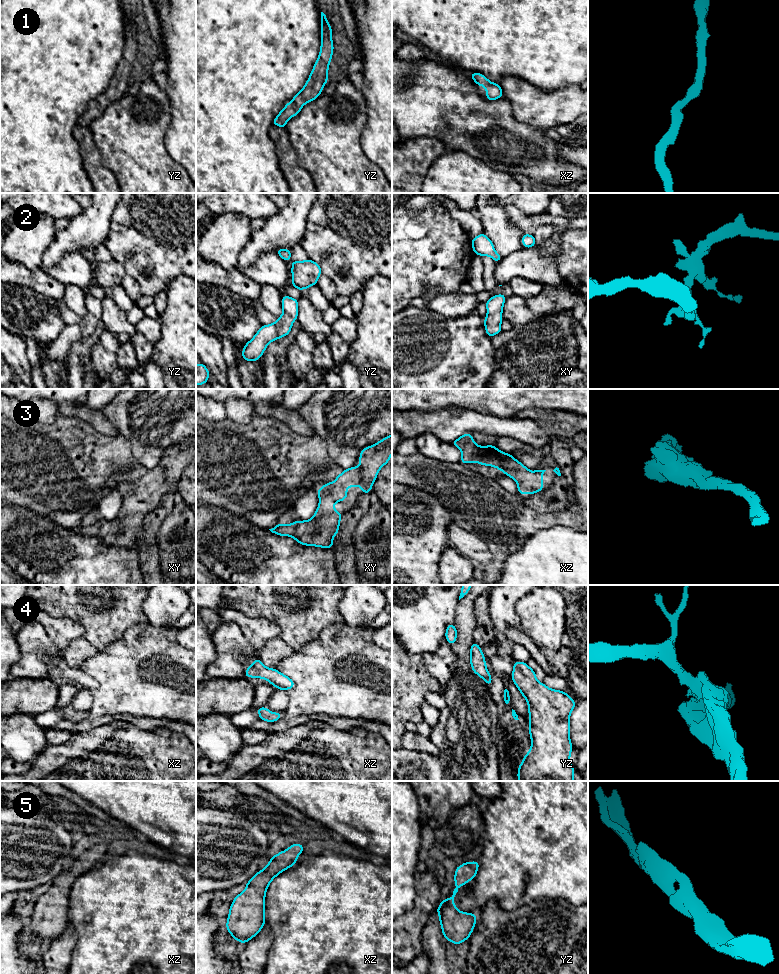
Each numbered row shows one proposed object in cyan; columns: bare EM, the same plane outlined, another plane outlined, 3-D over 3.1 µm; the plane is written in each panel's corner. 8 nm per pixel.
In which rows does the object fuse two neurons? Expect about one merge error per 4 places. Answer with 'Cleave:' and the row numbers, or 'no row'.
Cleave: no row

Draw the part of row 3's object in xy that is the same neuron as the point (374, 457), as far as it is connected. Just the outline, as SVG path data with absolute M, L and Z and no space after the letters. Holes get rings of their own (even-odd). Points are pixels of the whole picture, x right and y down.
M392 434L364 448L360 455L357 459L361 463L360 467L344 469L333 483L327 482L317 489L319 505L311 519L298 520L289 525L279 522L269 530L280 536L290 536L301 545L332 549L342 517L333 505L347 499L348 487L360 486L363 493L370 494L379 470L392 455Z

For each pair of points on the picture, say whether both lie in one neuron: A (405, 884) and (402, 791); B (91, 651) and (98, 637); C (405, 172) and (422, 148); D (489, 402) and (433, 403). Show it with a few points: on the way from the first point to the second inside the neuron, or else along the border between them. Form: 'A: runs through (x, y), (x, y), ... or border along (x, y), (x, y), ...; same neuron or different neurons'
A: runs through (402, 861), (402, 814); same neuron
B: border along (84, 636), (99, 650); different neurons
C: runs through (405, 166), (416, 154); same neuron
D: runs through (475, 399), (447, 399); same neuron

